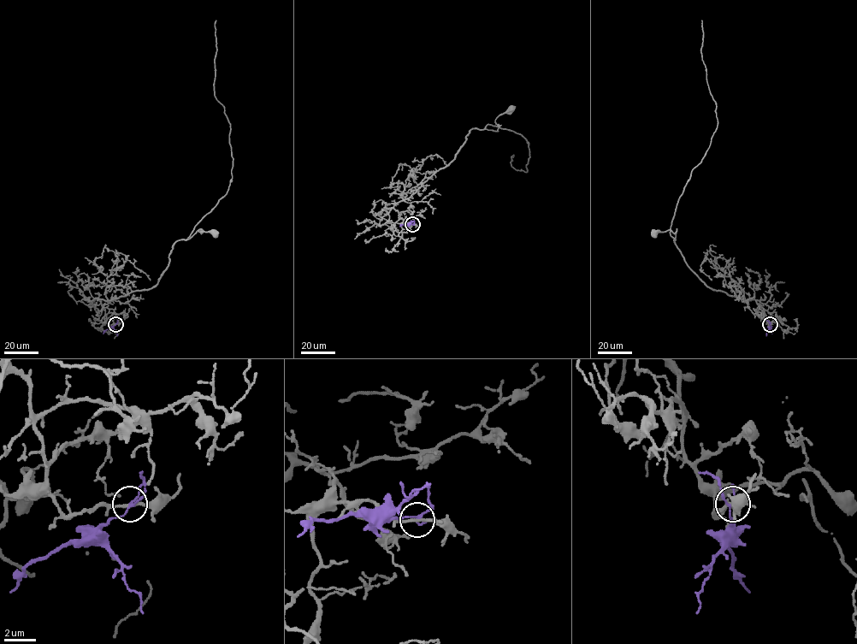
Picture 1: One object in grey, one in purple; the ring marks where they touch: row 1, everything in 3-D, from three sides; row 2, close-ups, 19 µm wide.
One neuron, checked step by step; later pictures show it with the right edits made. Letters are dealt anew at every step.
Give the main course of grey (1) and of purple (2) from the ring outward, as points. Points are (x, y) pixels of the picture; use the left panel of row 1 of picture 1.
1: (115, 324), (108, 324), (97, 298), (112, 300), (153, 287), (167, 268), (174, 243), (199, 229), (214, 233)
2: (115, 324), (103, 333)

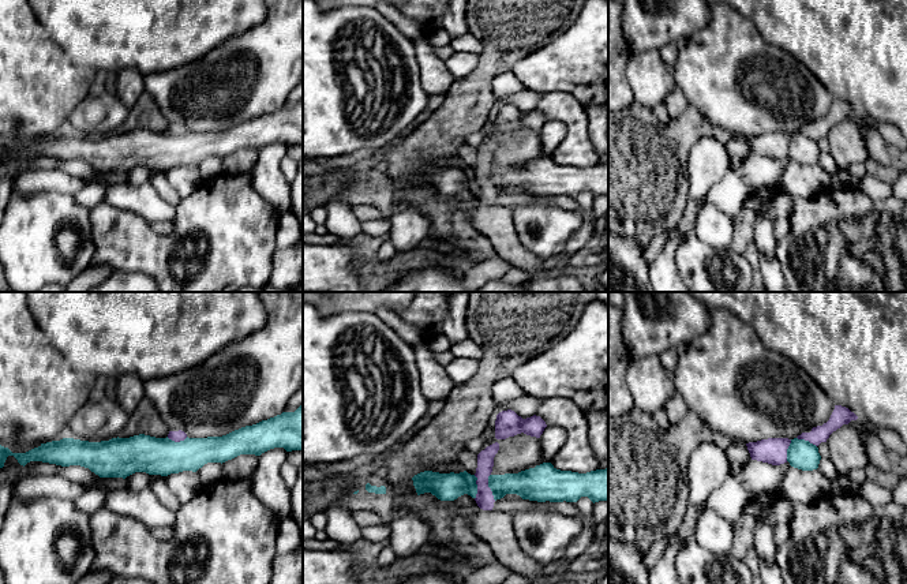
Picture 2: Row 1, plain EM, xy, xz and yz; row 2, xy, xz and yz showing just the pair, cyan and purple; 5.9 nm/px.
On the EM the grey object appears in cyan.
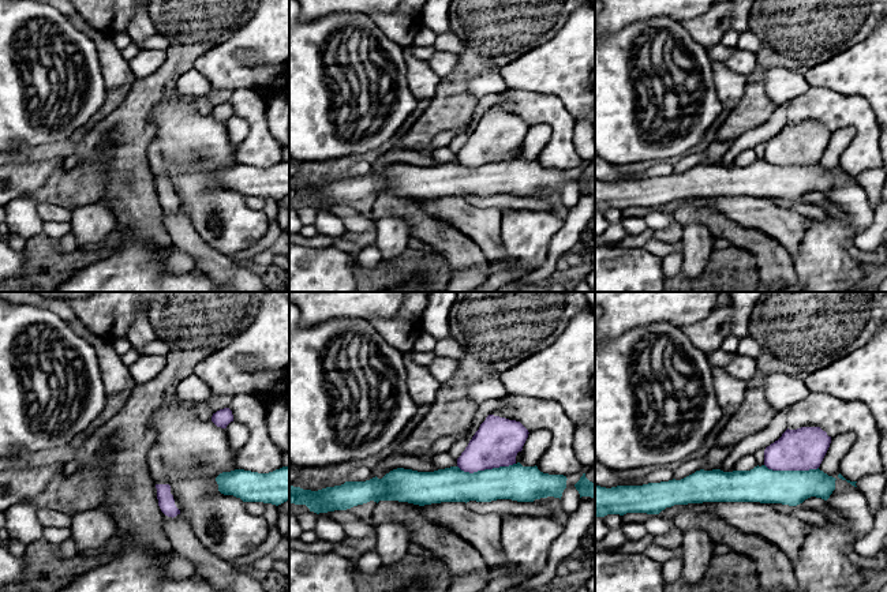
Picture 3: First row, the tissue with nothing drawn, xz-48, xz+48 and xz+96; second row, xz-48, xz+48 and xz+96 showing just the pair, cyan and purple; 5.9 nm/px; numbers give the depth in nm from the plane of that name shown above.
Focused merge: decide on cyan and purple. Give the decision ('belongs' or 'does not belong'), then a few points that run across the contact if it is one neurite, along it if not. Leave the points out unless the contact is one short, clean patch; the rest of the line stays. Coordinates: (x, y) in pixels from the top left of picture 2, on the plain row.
does not belong; line xz (490, 168), (488, 182), (495, 194)

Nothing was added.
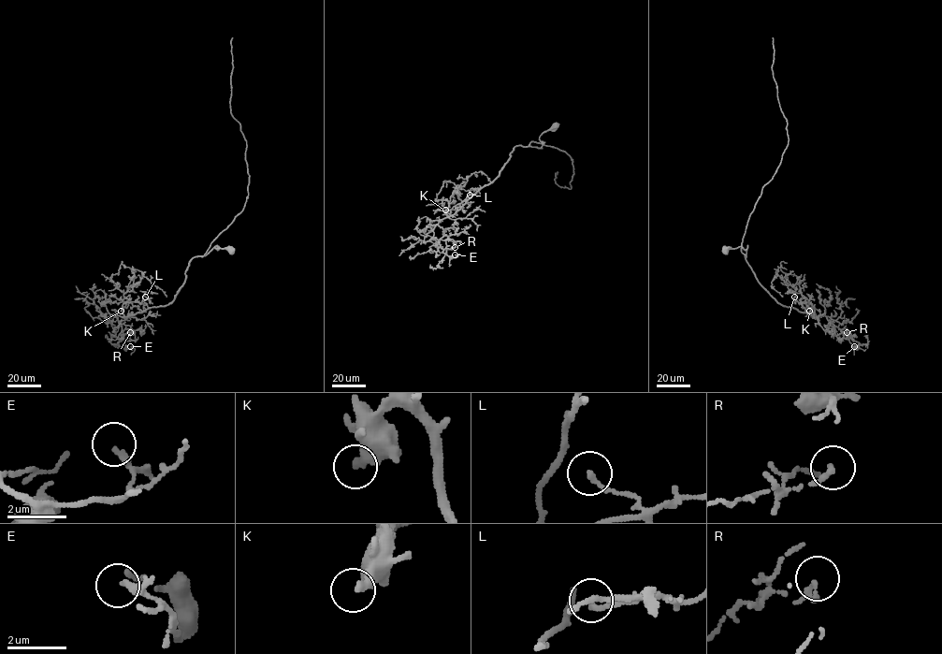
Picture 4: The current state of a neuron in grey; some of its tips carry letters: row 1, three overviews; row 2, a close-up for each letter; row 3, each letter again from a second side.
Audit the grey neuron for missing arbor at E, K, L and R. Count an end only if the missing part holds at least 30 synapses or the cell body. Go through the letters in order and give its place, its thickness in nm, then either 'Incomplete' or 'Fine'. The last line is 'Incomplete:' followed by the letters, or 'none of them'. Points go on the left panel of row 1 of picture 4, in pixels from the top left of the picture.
E: Place: (130, 346). Thickness 160 nm. Fine
K: Place: (121, 311). Thickness 360 nm. Fine
L: Place: (145, 297). Thickness 160 nm. Fine
R: Place: (130, 332). Thickness 150 nm. Fine
Incomplete: none of them

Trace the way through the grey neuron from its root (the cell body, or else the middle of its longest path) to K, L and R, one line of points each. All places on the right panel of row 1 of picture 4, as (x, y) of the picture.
K: (725, 251), (747, 246), (745, 259), (760, 283), (781, 305), (815, 316), (813, 308), (809, 311)
L: (725, 251), (747, 246), (745, 259), (760, 283), (781, 305), (815, 316), (810, 303), (794, 297)
R: (725, 251), (747, 246), (745, 259), (756, 279), (780, 304), (824, 314), (838, 338), (849, 336), (847, 332)

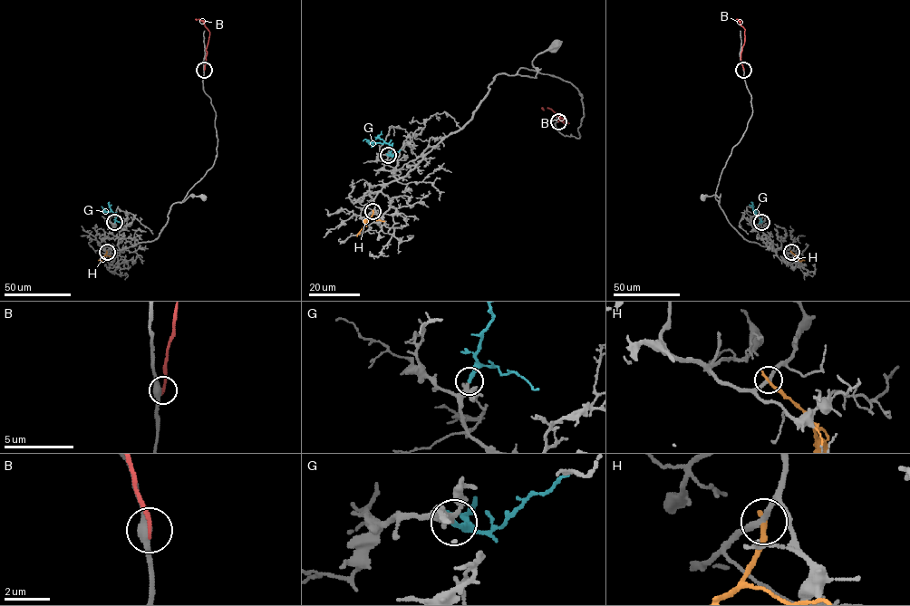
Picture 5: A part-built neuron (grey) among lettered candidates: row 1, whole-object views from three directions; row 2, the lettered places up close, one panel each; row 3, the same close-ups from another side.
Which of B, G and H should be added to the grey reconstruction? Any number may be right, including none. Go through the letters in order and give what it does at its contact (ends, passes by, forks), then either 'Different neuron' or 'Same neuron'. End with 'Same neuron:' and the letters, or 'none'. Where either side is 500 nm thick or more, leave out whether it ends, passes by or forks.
B: It ends there. Different neuron
G: It ends there. Same neuron
H: It ends there. Different neuron
Same neuron: G

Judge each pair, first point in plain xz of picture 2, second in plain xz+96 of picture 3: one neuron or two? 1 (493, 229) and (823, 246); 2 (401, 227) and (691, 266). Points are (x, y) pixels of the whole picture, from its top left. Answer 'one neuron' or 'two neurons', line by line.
1: two neurons
2: one neuron

